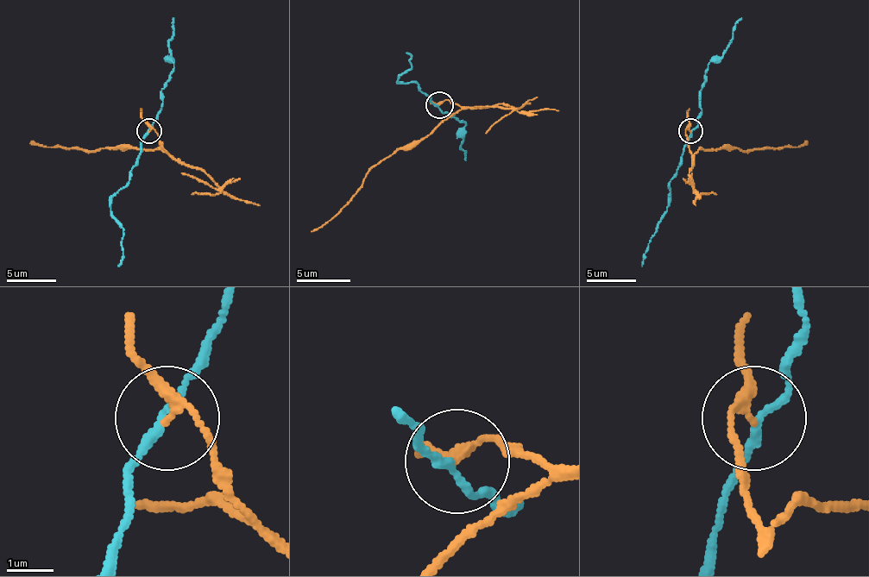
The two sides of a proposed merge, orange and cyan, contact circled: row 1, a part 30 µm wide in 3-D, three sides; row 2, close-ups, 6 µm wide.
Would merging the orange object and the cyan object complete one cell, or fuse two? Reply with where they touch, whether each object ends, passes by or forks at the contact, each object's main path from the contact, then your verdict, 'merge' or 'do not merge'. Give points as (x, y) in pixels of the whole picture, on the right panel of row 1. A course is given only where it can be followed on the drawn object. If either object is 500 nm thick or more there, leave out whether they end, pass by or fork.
(690, 131) | orange passes by | cyan passes by | orange via (689, 130), (684, 133), (692, 153), (720, 147), (739, 150), (796, 147), (807, 140) | cyan via (692, 130), (683, 165), (670, 182), (667, 212), (655, 229), (642, 266) | do not merge

